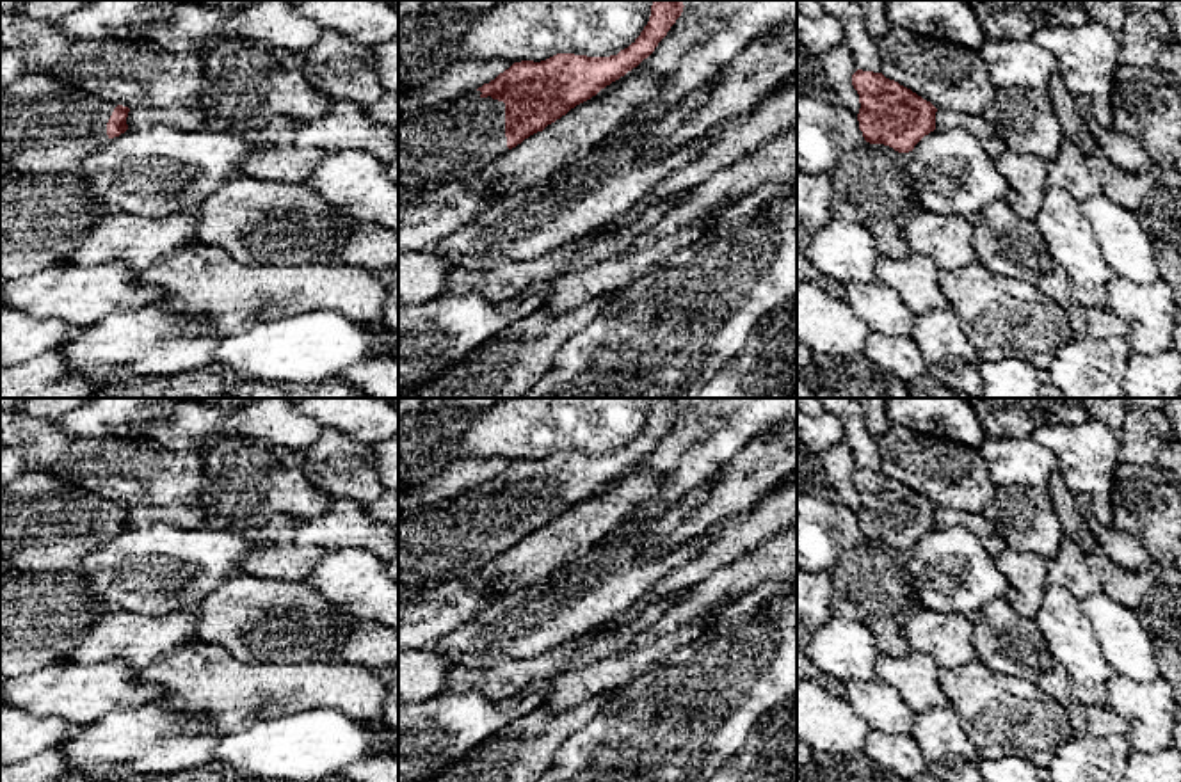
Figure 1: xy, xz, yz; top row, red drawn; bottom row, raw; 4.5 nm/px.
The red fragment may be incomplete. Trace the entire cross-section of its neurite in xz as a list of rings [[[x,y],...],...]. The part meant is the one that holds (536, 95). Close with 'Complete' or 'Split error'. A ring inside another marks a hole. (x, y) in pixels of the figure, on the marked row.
[[[653,0],[640,36],[617,55],[557,53],[546,60],[521,60],[478,89],[416,110],[398,110],[398,203],[468,180],[530,135],[590,100],[647,59],[683,12],[683,0]]]. Split error

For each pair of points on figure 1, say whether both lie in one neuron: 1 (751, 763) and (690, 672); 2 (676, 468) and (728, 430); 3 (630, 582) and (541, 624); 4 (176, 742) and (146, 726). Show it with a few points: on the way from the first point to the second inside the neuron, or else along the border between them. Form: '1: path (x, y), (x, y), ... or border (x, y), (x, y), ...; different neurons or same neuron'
1: border (763, 713), (746, 742), (724, 763); different neurons
2: path (689, 455), (715, 430); same neuron
3: path (609, 582), (562, 606); same neuron
4: path (169, 742), (162, 742), (153, 733); same neuron

